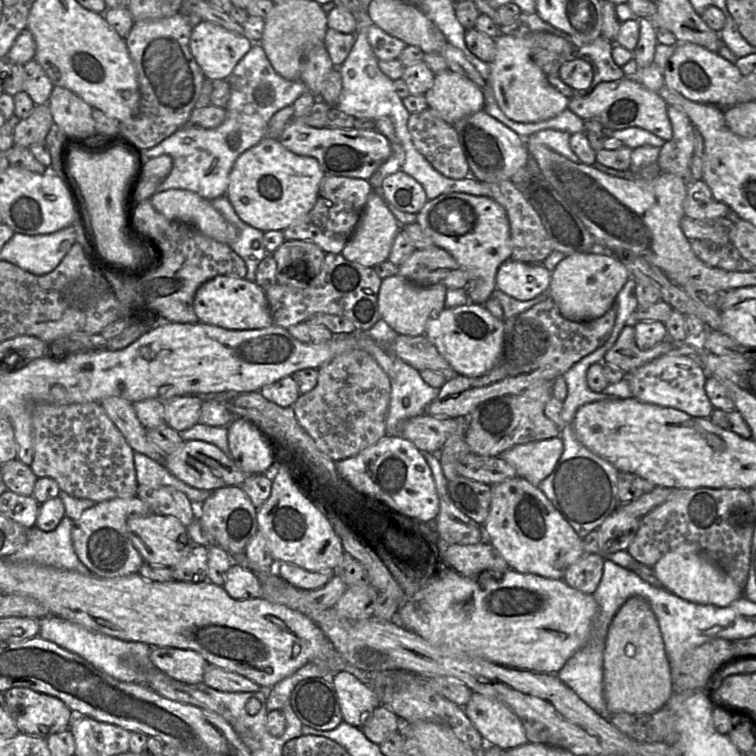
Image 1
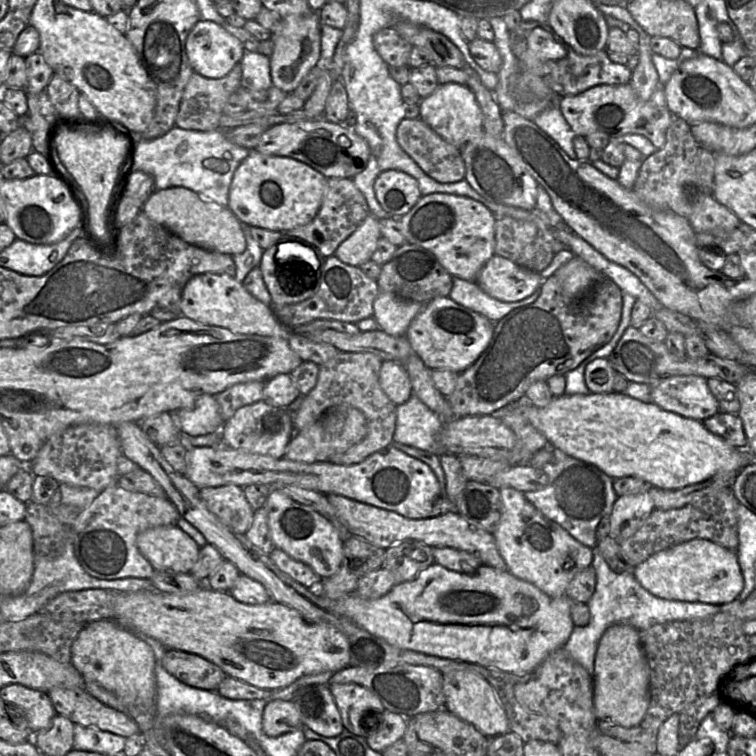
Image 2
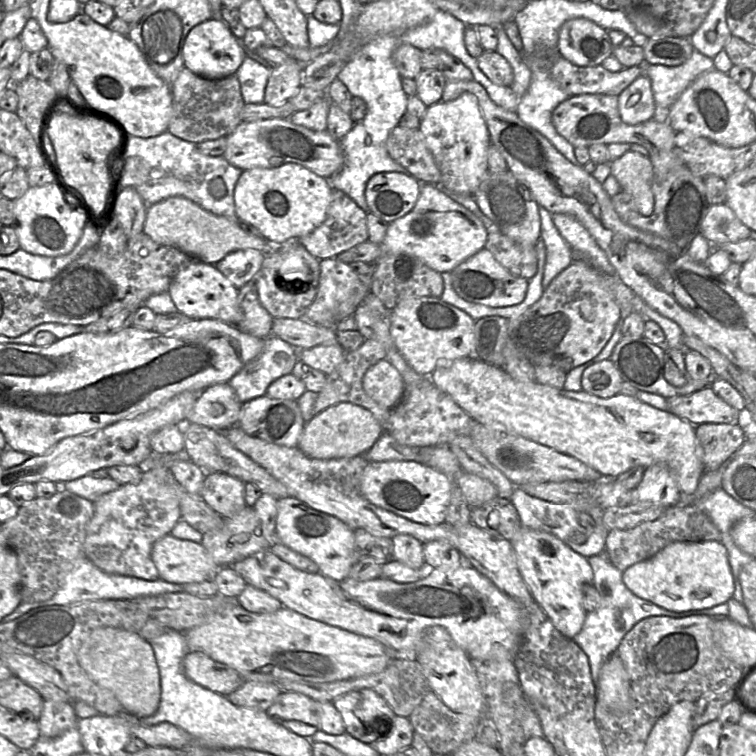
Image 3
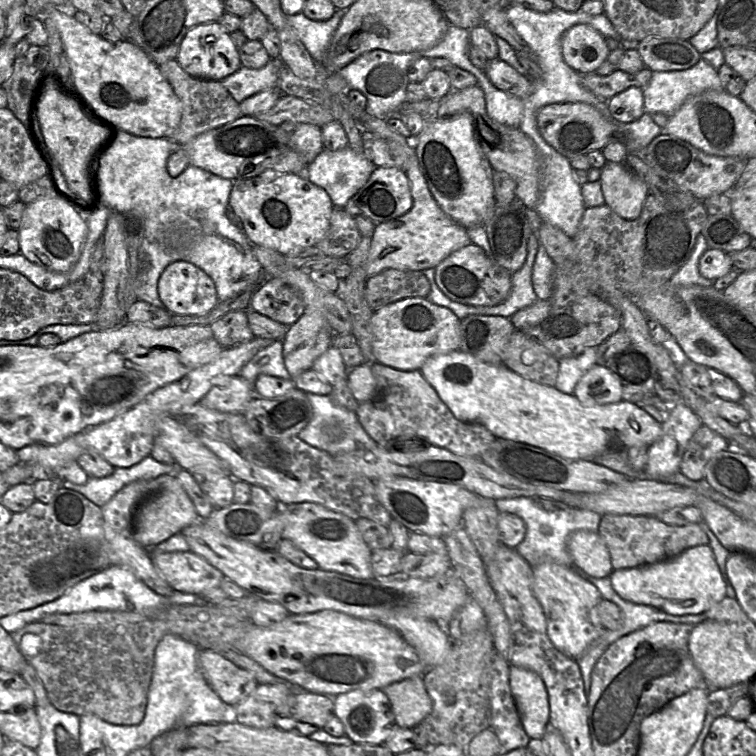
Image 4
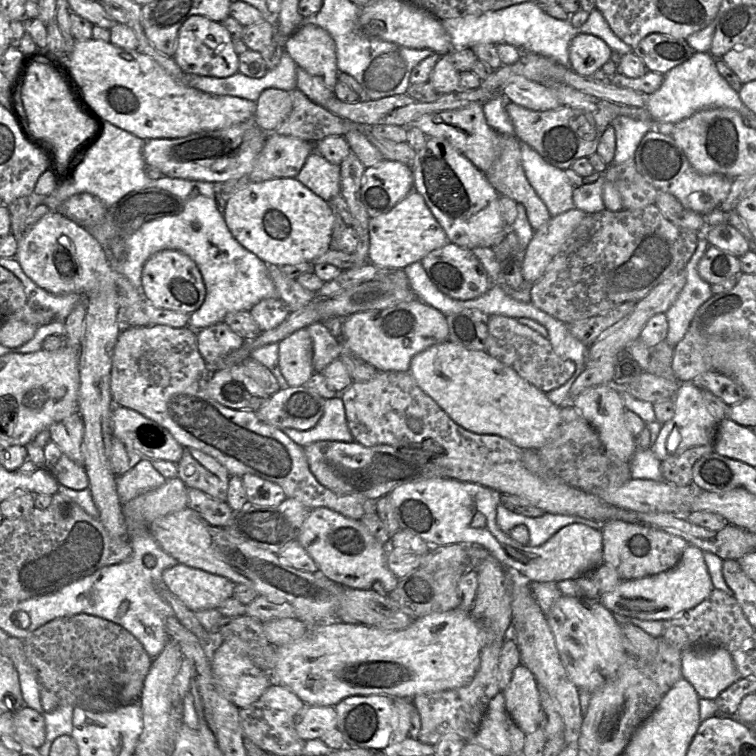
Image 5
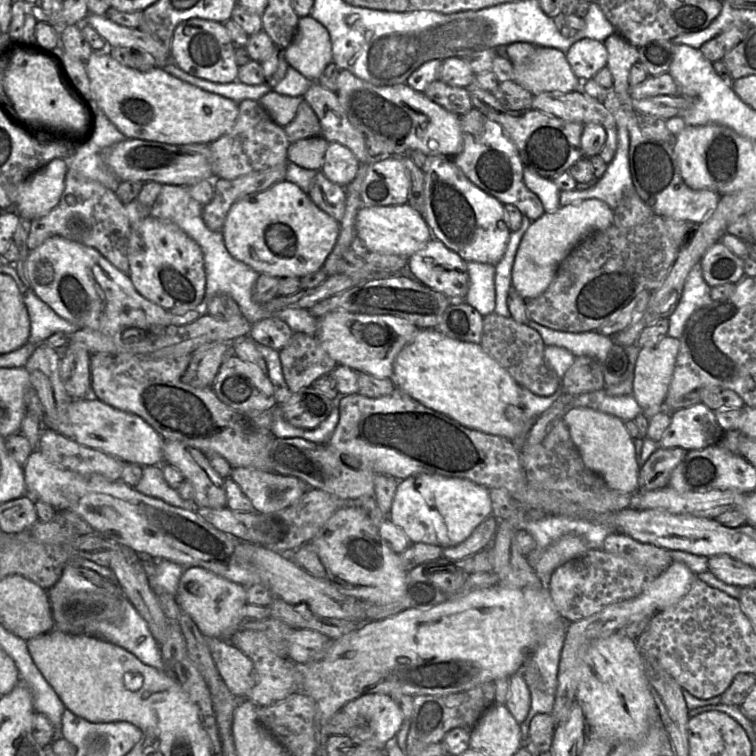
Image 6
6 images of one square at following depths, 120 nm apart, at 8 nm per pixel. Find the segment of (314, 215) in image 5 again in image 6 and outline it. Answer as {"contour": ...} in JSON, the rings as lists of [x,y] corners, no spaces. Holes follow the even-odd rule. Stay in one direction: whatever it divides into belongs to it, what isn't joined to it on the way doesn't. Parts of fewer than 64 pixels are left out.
{"contour":[[[284,179],[261,192],[250,194],[235,202],[227,214],[222,234],[229,253],[257,273],[280,279],[301,278],[322,267],[337,242],[340,225],[321,210],[298,185]]]}

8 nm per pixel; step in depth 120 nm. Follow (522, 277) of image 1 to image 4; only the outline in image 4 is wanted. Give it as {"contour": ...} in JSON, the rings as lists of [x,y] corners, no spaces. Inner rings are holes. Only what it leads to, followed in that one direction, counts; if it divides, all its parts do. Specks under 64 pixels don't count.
{"contour":[[[469,244],[454,251],[434,268],[439,289],[451,300],[473,306],[494,306],[504,302],[511,291],[512,273],[497,266],[479,246]]]}

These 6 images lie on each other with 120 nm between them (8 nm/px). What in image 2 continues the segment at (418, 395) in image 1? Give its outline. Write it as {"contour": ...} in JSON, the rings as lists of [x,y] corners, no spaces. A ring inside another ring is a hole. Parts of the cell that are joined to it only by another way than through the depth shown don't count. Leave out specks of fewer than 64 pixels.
{"contour":[[[412,395],[397,406],[393,441],[442,456],[440,418],[419,398]]]}

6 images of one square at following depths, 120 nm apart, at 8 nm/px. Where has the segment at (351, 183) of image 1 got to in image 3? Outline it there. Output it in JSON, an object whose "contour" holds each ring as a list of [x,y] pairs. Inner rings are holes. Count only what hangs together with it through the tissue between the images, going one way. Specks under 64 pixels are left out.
{"contour":[[[333,189],[331,201],[324,222],[308,235],[299,238],[302,244],[313,256],[319,260],[335,258],[340,253],[347,251],[368,240],[367,212],[359,207],[356,202],[343,191]]]}

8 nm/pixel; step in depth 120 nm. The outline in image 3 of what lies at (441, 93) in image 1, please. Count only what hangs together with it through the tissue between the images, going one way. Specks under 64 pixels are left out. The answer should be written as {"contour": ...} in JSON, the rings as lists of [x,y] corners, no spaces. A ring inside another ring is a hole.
{"contour":[[[464,93],[455,100],[441,100],[428,106],[419,129],[440,170],[440,187],[449,192],[474,196],[488,175],[488,148],[491,144],[476,97]]]}

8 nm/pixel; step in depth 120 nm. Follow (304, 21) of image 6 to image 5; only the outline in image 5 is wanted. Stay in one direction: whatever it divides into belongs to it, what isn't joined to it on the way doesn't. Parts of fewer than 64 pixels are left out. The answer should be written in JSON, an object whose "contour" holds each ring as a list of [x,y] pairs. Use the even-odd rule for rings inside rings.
{"contour":[[[301,24],[287,38],[284,51],[299,68],[319,78],[329,90],[334,90],[339,72],[336,46],[326,30],[314,24]]]}

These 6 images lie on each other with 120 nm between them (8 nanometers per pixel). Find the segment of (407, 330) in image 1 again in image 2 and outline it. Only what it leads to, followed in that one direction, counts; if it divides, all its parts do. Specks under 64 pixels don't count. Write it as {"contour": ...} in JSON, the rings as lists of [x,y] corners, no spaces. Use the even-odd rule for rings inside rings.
{"contour":[[[380,291],[373,304],[372,317],[377,321],[380,330],[392,336],[405,336],[409,325],[424,304]]]}

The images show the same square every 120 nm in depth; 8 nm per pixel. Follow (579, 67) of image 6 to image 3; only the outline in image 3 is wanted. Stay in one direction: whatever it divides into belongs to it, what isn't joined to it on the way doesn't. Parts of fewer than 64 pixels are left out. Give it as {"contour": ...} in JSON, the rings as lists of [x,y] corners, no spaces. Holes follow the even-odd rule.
{"contour":[[[587,18],[570,19],[559,30],[559,52],[574,65],[600,65],[613,48],[607,30]]]}

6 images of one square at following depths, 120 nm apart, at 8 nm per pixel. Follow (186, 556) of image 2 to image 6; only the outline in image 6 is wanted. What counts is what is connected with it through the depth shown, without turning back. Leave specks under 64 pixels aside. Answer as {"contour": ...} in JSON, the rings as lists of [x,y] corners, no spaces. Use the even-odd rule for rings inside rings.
{"contour":[[[187,567],[179,580],[176,602],[194,620],[205,637],[231,641],[241,628],[241,610],[247,603],[246,587],[201,567]]]}

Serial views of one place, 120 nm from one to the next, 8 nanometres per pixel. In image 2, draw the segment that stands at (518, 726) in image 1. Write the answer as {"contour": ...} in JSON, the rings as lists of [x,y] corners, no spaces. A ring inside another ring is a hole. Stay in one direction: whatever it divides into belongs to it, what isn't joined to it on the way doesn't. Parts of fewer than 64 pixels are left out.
{"contour":[[[466,670],[445,673],[443,674],[443,692],[445,695],[445,709],[473,725],[487,738],[510,731],[504,707],[493,687],[481,675]]]}

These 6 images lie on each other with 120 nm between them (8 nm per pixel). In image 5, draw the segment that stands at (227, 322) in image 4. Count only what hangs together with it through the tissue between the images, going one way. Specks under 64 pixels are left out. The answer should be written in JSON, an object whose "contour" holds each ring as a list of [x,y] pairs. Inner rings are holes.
{"contour":[[[219,322],[197,332],[197,345],[208,367],[214,366],[222,357],[239,349],[245,339],[230,327]]]}

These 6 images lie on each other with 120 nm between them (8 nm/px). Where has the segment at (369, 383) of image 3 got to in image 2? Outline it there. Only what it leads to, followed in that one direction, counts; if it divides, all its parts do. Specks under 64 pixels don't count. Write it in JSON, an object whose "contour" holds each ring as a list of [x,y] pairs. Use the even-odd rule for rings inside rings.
{"contour":[[[382,361],[379,384],[389,399],[397,406],[412,396],[408,373],[398,362]]]}

